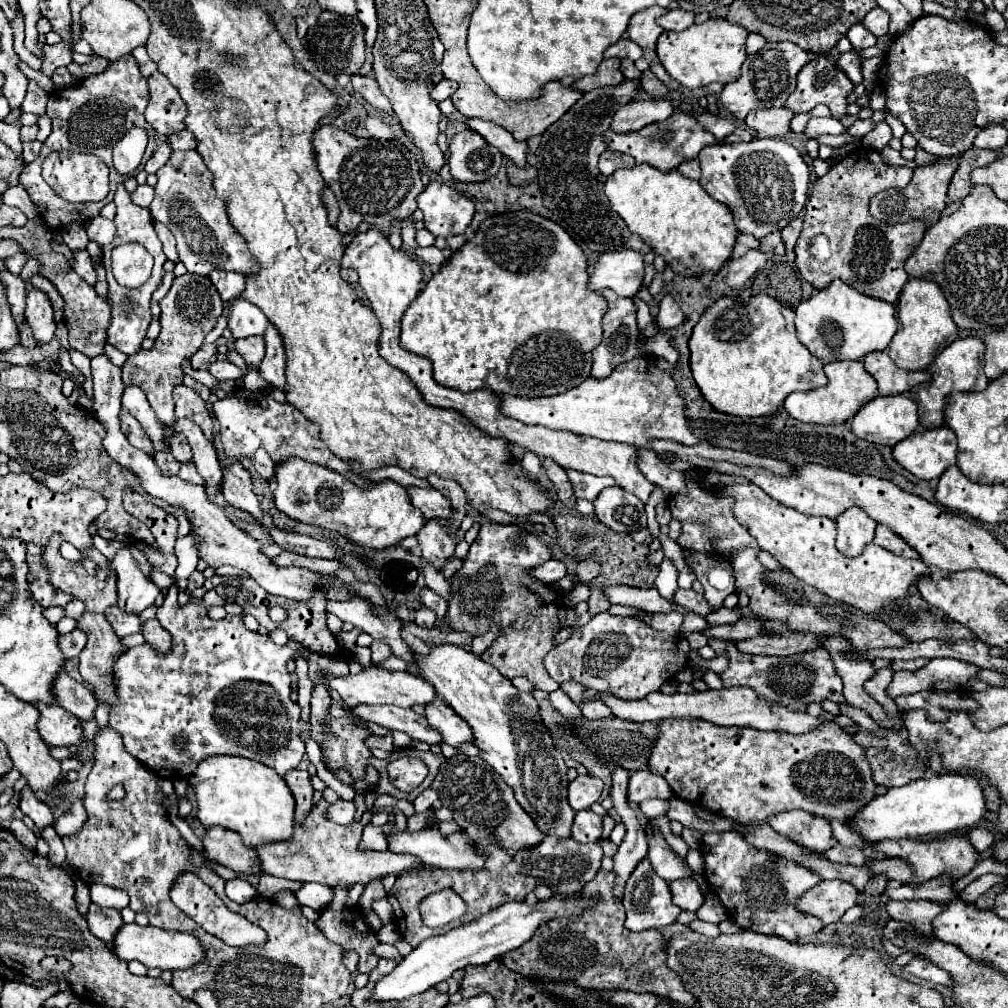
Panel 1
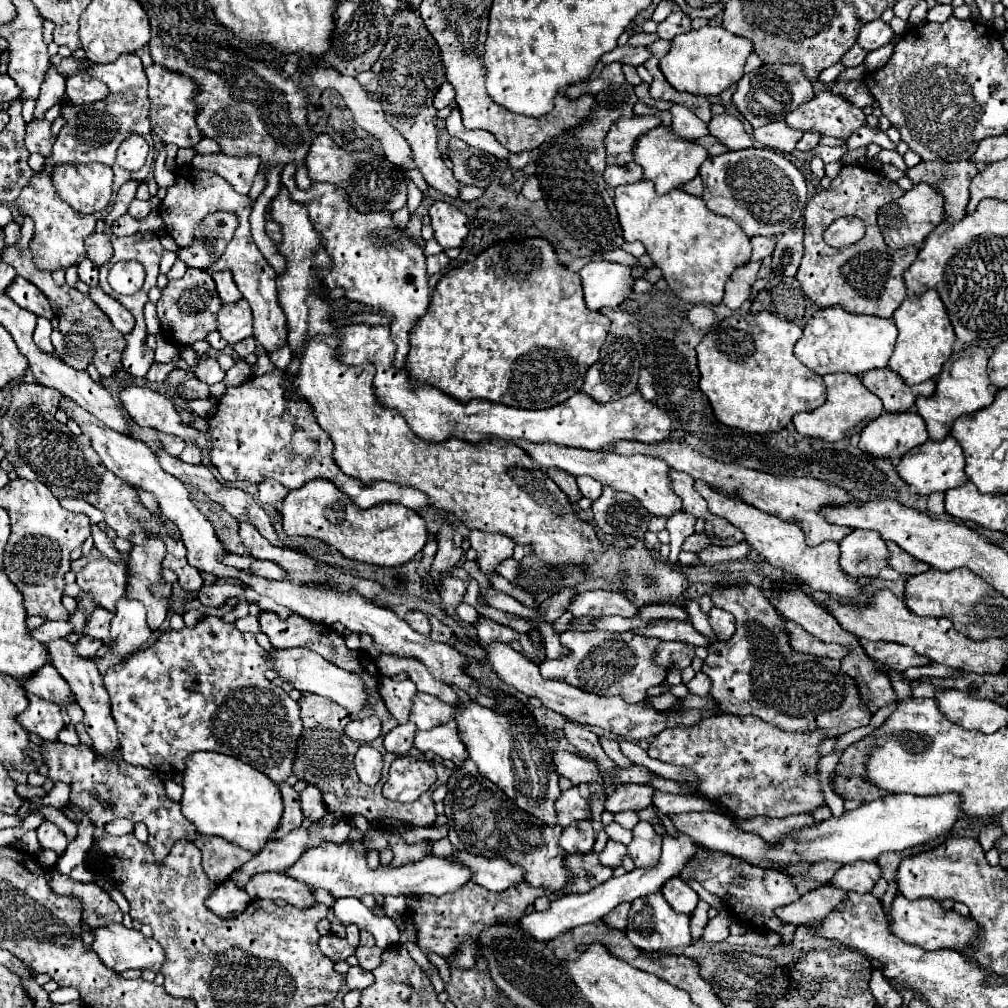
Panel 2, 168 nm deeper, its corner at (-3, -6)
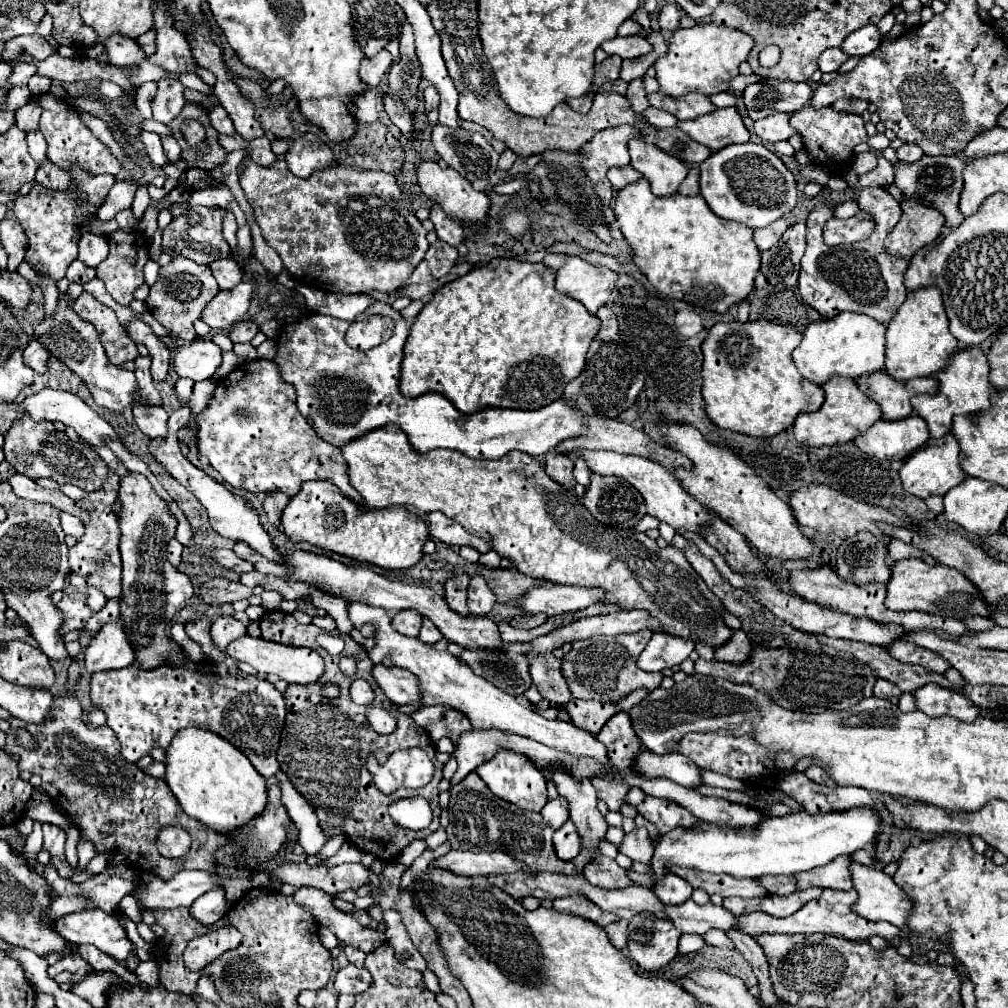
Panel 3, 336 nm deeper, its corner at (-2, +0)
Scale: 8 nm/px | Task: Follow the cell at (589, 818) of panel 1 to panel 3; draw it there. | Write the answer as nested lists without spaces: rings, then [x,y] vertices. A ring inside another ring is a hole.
[[[565,823],[561,829],[553,835],[553,849],[561,861],[571,861],[581,851],[581,839],[577,835],[577,829],[573,823]]]

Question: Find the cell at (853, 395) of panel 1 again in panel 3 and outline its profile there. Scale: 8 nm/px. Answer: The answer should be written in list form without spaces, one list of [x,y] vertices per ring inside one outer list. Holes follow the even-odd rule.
[[[833,377],[823,385],[823,391],[825,391],[825,403],[821,405],[821,409],[815,413],[801,413],[795,419],[793,433],[801,445],[825,447],[825,445],[849,443],[881,419],[881,409],[877,407],[877,403],[873,403],[873,399],[867,399],[867,395],[857,389],[853,379]]]

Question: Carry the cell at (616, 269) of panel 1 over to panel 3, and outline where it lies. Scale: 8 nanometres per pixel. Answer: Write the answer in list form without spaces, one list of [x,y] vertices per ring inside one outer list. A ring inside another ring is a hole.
[[[569,257],[555,271],[555,285],[561,295],[569,295],[583,303],[589,313],[603,307],[615,287],[617,273],[607,267],[595,267],[581,257]]]

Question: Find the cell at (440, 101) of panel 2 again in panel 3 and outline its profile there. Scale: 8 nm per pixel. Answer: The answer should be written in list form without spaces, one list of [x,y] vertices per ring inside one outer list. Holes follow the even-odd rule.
[[[427,85],[425,91],[423,91],[423,105],[425,105],[425,111],[431,111],[431,109],[437,109],[439,107],[439,93],[433,85]]]

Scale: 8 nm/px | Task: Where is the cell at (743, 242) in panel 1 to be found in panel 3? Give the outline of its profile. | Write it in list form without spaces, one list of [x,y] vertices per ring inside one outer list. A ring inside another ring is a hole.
[[[781,217],[781,219],[773,221],[773,223],[771,223],[769,227],[765,227],[765,229],[755,229],[755,243],[757,243],[759,251],[771,249],[771,247],[781,239],[781,235],[785,233],[787,227],[789,227],[787,217]]]

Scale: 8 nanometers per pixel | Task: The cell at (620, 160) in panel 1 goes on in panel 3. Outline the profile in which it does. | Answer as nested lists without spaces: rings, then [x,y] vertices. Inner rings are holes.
[[[627,165],[627,167],[613,167],[613,169],[607,173],[607,177],[609,177],[611,187],[613,187],[615,191],[621,191],[621,189],[627,187],[629,183],[635,183],[635,181],[641,179],[641,175],[639,175],[631,165]]]

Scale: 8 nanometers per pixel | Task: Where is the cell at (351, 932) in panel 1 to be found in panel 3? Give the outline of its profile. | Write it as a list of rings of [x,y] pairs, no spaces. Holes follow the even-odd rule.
[[[349,965],[345,969],[339,969],[335,975],[335,991],[347,993],[347,995],[359,995],[367,991],[371,985],[371,975],[367,969],[359,969],[355,965]]]

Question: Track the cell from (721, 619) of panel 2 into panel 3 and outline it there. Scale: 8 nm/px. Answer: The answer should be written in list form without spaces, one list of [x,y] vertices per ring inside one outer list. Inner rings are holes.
[[[733,631],[733,637],[715,651],[717,661],[727,661],[727,663],[745,663],[749,661],[749,651],[751,643],[743,631]]]

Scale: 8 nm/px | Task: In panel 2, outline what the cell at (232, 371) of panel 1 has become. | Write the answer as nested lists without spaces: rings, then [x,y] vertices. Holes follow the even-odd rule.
[[[202,355],[200,363],[192,371],[196,373],[198,379],[202,379],[208,385],[214,385],[218,381],[224,381],[224,377],[226,377],[226,373],[220,369],[218,361],[212,355]]]

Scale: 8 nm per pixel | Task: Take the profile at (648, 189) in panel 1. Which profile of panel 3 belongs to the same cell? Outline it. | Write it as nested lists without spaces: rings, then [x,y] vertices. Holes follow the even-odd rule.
[[[639,179],[637,183],[627,185],[617,193],[613,209],[619,221],[619,229],[631,249],[633,263],[659,293],[715,313],[727,313],[731,305],[737,305],[751,295],[761,257],[761,251],[753,241],[753,229],[717,217],[701,195],[685,197],[675,193],[671,197],[655,197],[649,189],[649,183]]]

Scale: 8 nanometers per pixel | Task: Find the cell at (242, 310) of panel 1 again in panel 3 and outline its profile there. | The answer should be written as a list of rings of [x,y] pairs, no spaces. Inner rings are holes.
[[[245,281],[233,287],[233,291],[219,291],[205,305],[201,321],[205,321],[215,331],[231,329],[235,323],[239,323],[245,317],[251,297],[253,297],[253,287],[249,287],[249,283]]]

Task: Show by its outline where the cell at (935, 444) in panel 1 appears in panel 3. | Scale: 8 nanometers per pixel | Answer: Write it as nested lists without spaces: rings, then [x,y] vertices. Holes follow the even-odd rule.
[[[953,435],[943,437],[939,443],[927,443],[925,447],[917,449],[901,467],[899,471],[903,489],[919,499],[927,499],[929,495],[945,495],[949,489],[961,485],[965,481],[965,473],[959,467],[959,445]]]

